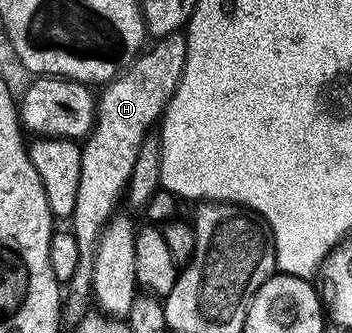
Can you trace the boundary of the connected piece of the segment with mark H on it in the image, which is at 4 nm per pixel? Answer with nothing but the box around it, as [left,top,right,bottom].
[66,34,185,317]

